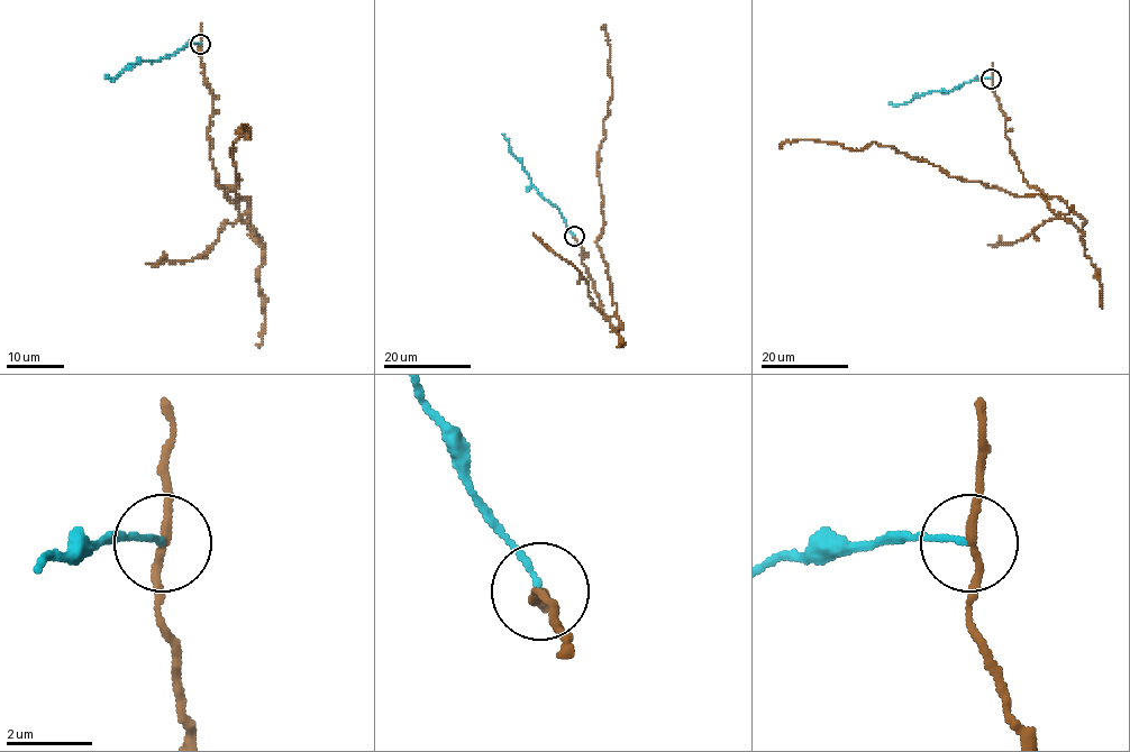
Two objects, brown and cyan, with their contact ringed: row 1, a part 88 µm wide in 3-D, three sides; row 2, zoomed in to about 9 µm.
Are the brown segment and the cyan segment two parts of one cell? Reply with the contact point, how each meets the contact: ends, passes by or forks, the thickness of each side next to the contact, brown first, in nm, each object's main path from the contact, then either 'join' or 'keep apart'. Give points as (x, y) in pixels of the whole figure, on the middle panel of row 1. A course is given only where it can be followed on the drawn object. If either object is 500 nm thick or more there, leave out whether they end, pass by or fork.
place (574, 236); brown passes by; cyan ends; calibres 170 and 120 nm; course brown (574, 237), (612, 329), (621, 322), (598, 242), (602, 226), (598, 158), (612, 84), (602, 24); course cyan (574, 237), (558, 210), (530, 182), (502, 134); keep apart

